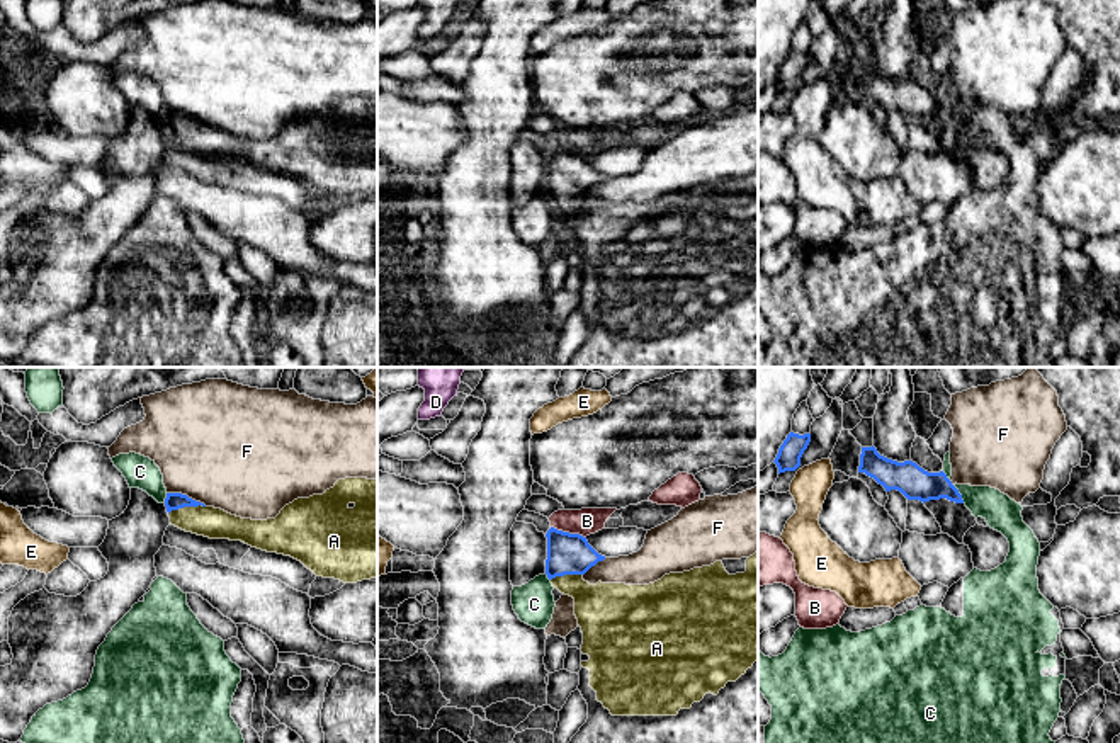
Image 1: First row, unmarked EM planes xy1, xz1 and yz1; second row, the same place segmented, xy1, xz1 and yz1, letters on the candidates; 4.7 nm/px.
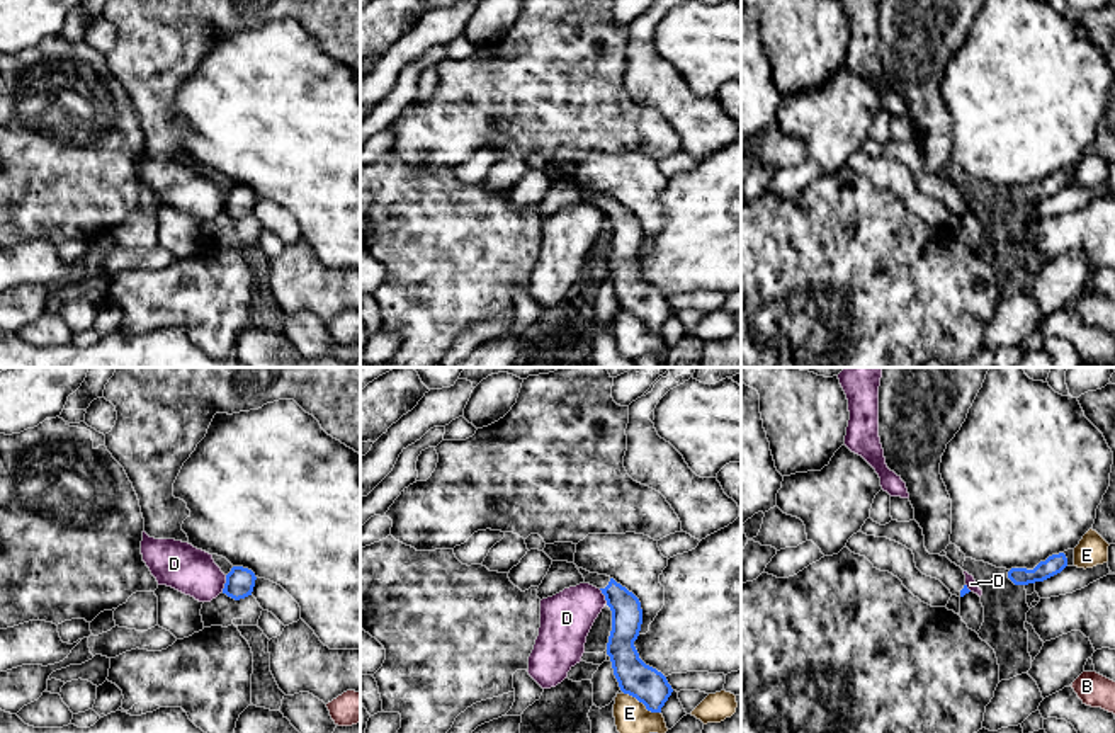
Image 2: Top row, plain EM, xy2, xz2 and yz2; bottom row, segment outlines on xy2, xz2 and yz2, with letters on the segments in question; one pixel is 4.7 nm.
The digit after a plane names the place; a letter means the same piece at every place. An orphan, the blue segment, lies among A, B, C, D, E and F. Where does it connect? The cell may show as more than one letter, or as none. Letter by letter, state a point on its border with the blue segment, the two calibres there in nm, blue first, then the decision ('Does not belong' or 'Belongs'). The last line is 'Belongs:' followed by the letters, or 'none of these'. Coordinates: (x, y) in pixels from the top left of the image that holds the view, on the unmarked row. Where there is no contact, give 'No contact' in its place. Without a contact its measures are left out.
A: Touches blue at xy1 (186, 124). Thickness 80 nm (blue) against 150 nm. Belongs
B: Touches blue at xz1 (568, 152). Thickness 190 nm (blue) against 130 nm. Does not belong
C: Touches blue at yz1 (959, 113). Thickness 160 nm (blue) against 160 nm. Does not belong
D: Touches blue at xy2 (225, 203). Thickness 140 nm (blue) against 220 nm. Does not belong
E: Touches blue at xz2 (641, 320). Thickness 170 nm (blue) against 170 nm. Does not belong
F: Touches blue at xy1 (186, 114). Thickness 80 nm (blue) against 500 nm. Does not belong
Belongs: A

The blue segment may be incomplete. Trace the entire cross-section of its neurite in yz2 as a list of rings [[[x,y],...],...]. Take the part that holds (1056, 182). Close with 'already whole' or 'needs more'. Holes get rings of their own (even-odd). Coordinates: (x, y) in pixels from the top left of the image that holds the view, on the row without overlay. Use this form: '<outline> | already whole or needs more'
[[[1064,172],[1052,173],[1045,180],[1040,180],[1033,189],[1027,187],[1011,187],[1008,190],[1008,197],[1015,204],[1028,204],[1035,201],[1044,201],[1057,192],[1061,192],[1067,185],[1067,177]]] | already whole

